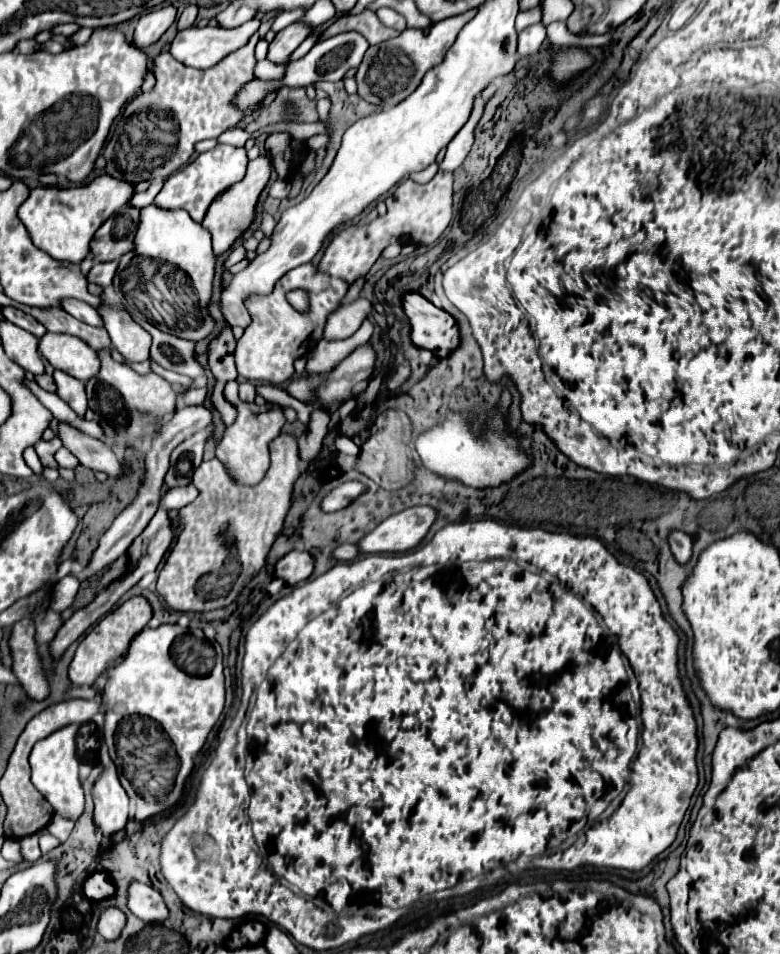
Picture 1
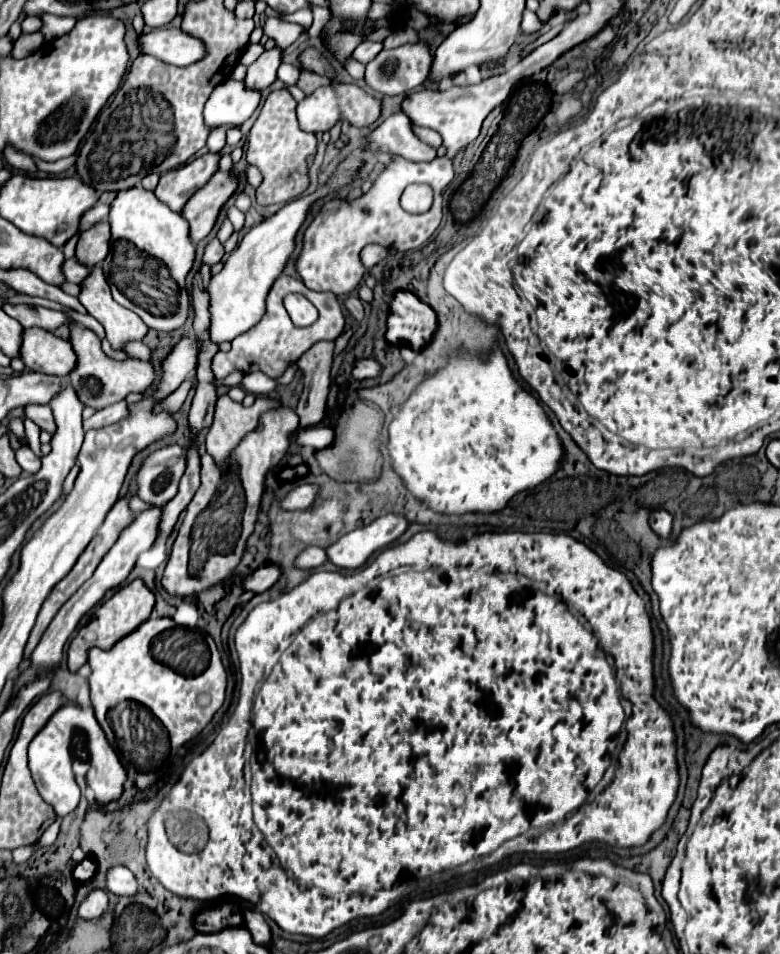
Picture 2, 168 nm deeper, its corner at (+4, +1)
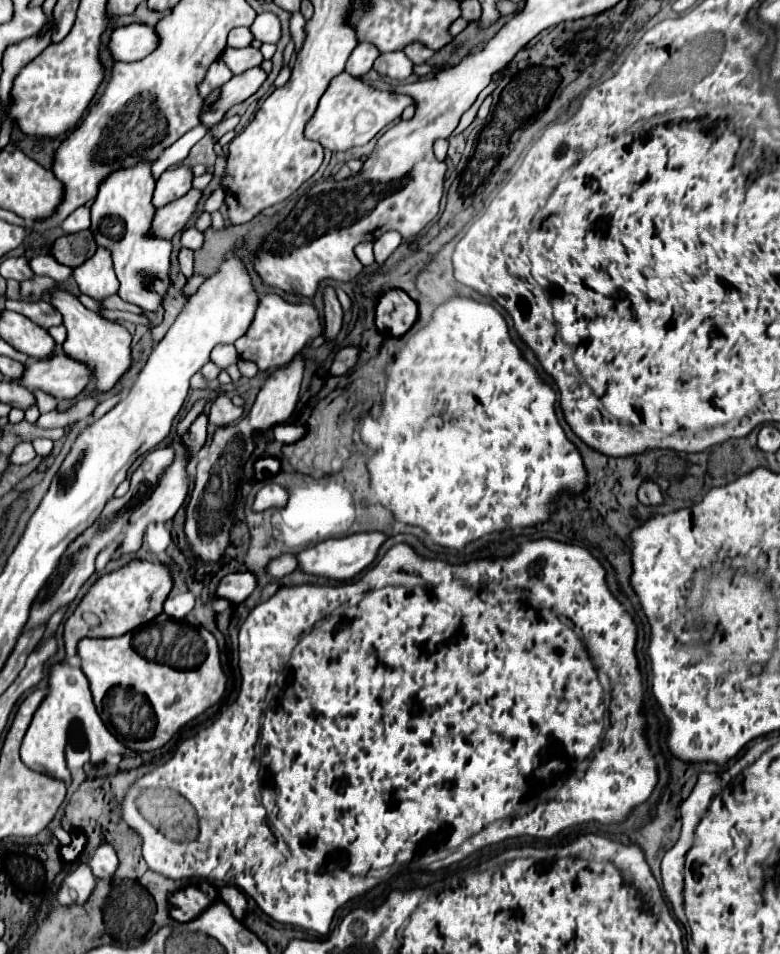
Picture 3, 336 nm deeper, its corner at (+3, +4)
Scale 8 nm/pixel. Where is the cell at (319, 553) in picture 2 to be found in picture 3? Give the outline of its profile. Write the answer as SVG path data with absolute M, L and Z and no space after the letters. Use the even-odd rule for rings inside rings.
M285 553L285 555L281 555L279 559L273 559L273 561L269 563L269 567L267 567L267 569L269 569L269 575L273 575L275 579L281 579L281 577L285 577L285 575L293 573L297 567L299 567L297 555Z

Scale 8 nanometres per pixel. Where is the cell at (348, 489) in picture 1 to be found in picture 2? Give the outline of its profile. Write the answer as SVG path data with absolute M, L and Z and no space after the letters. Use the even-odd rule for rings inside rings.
M304 484L304 486L296 486L292 488L284 498L280 498L280 508L284 510L304 510L308 506L312 506L312 502L316 500L316 486Z

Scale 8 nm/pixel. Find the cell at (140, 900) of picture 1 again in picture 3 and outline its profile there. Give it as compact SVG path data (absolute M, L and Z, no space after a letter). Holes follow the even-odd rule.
M101 845L95 851L93 859L89 861L89 867L97 879L113 879L115 871L119 867L119 859L115 855L115 849L111 845Z

